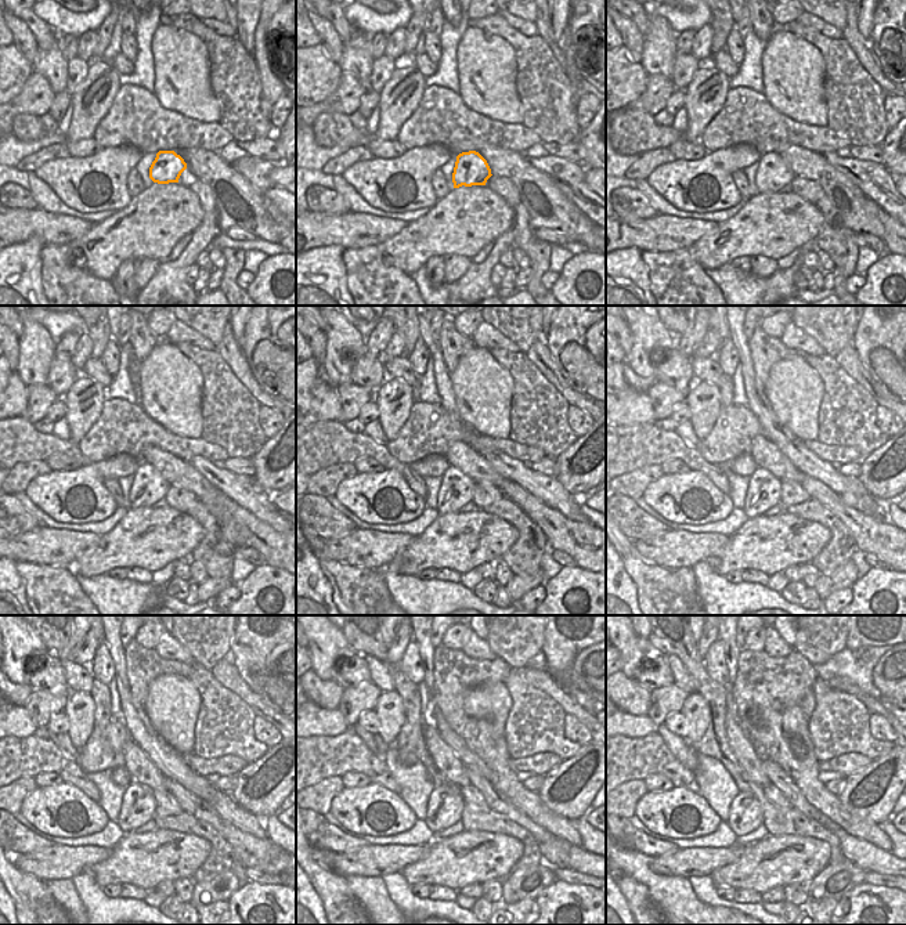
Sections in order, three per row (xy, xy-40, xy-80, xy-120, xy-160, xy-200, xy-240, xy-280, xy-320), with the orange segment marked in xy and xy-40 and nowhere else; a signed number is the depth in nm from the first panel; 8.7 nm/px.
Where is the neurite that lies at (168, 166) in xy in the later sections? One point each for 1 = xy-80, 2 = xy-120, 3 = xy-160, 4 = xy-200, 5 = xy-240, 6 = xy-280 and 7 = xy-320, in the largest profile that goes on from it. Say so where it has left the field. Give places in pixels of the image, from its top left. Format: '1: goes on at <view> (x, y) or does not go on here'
1: goes on at xy-80 (773, 174)
2: goes on at xy-120 (148, 487)
3: goes on at xy-160 (457, 488)
4: goes on at xy-200 (764, 490)
5: goes on at xy-240 (139, 805)
6: goes on at xy-280 (444, 806)
7: goes on at xy-320 (746, 815)

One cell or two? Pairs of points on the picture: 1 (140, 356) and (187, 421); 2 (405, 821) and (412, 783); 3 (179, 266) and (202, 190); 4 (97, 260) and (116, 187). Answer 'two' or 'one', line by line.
1: two
2: two
3: one
4: two

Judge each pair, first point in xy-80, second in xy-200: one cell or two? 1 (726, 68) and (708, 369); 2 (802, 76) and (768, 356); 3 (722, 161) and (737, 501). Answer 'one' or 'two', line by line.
1: one
2: two
3: two

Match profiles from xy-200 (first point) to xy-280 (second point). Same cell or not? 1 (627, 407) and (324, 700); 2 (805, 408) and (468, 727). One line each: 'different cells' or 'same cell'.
1: different cells
2: different cells

